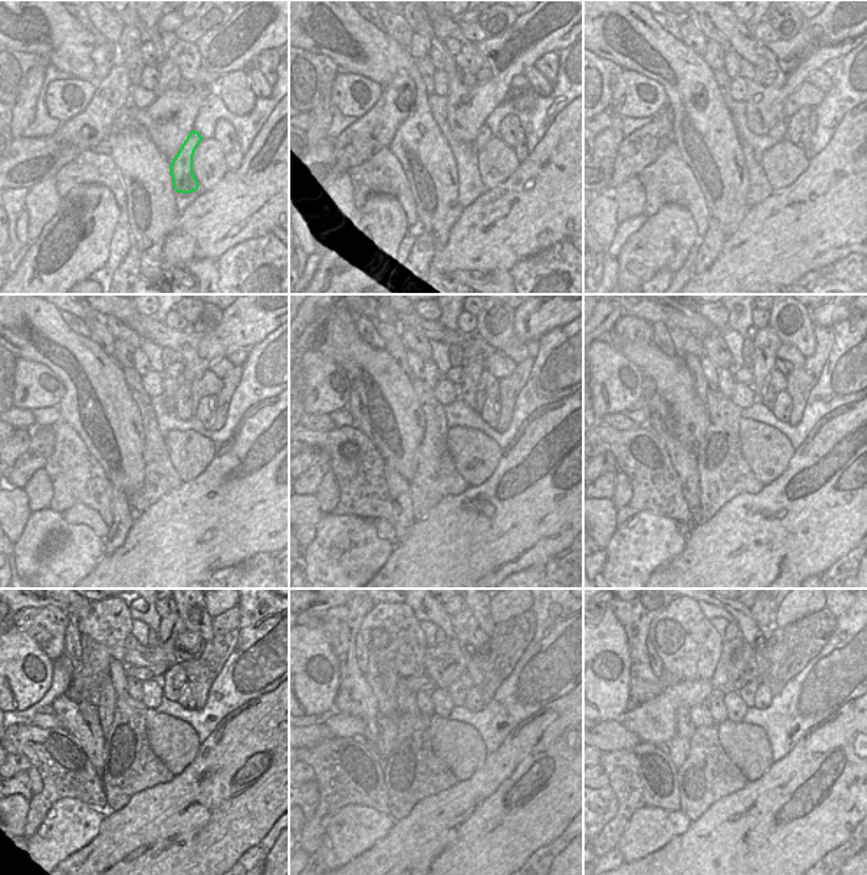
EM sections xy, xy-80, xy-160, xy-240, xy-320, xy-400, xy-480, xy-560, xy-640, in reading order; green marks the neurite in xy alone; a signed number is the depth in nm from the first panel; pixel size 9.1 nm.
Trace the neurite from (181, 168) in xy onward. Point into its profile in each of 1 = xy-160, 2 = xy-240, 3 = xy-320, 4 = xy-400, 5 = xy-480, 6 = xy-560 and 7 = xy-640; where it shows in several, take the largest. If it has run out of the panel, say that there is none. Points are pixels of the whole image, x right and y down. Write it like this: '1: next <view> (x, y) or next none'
1: next xy-160 (778, 132)
2: next xy-240 (183, 396)
3: next xy-320 (473, 363)
4: next xy-400 (765, 340)
5: next xy-480 (171, 626)
6: next xy-560 (464, 622)
7: next xy-640 (763, 615)

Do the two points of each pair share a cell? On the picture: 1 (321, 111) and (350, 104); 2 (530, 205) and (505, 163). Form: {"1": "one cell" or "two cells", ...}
{"1": "two cells", "2": "two cells"}

